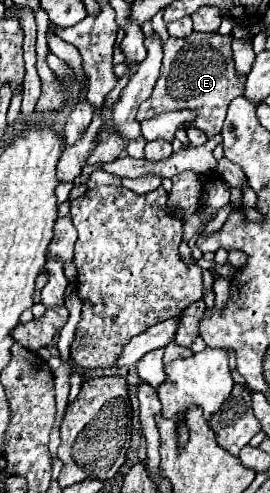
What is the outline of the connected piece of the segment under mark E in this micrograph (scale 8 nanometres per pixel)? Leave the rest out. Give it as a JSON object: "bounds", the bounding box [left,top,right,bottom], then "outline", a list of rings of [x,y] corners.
{"bounds":[143,33,245,135],"outline":[[[191,33],[185,39],[169,37],[163,43],[165,57],[161,65],[161,75],[157,79],[153,95],[143,105],[147,115],[193,109],[197,113],[193,127],[205,131],[207,135],[221,133],[229,103],[245,91],[245,77],[235,75],[231,39],[233,37],[223,37],[219,33]]]}

